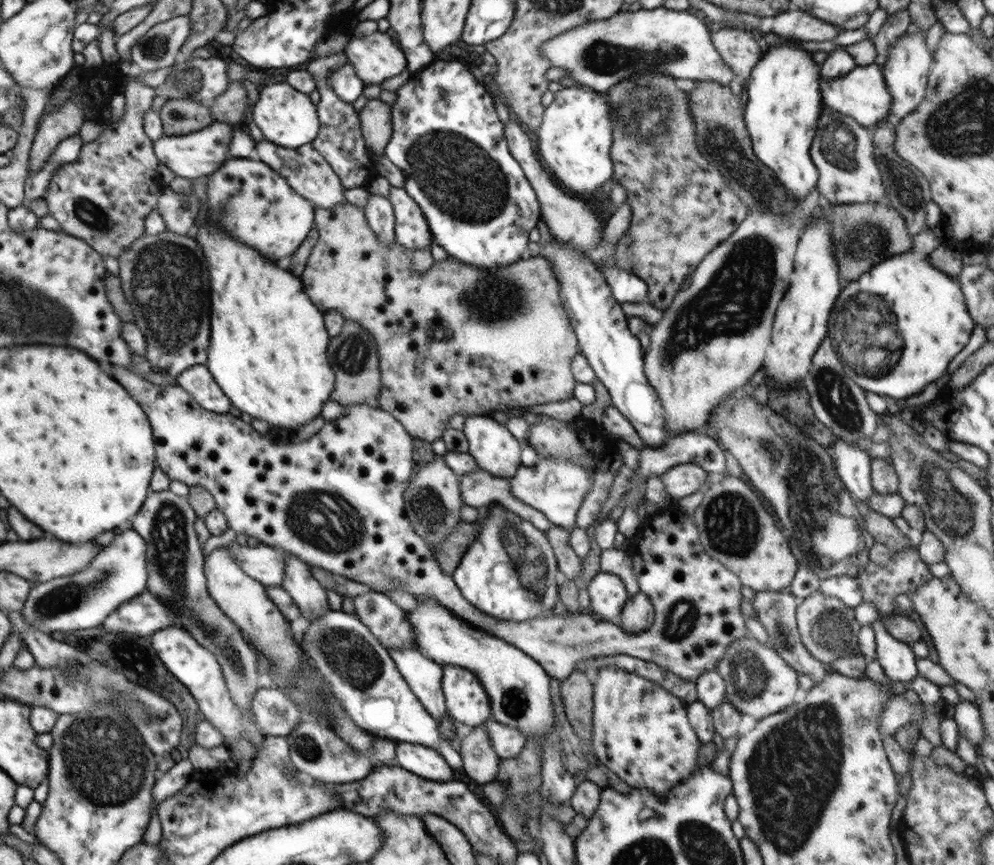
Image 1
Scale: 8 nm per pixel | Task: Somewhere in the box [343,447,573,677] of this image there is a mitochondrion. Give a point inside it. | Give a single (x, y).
(527, 565)

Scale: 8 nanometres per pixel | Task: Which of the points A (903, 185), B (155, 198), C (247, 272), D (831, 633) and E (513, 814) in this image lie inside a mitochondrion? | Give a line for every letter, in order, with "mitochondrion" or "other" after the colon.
A: mitochondrion
B: other
C: other
D: mitochondrion
E: mitochondrion

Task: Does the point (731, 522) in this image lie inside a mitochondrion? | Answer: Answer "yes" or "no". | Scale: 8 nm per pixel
yes

